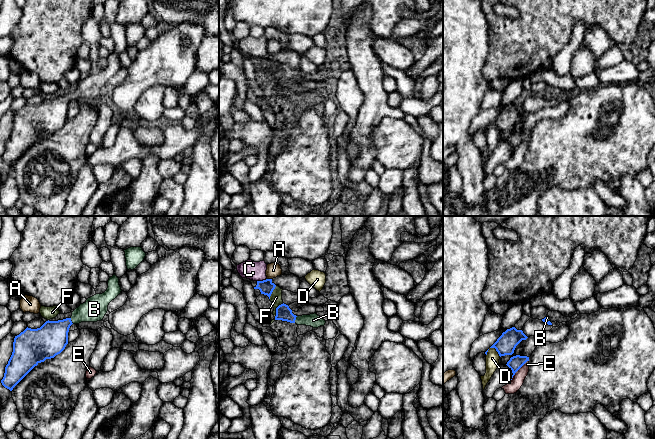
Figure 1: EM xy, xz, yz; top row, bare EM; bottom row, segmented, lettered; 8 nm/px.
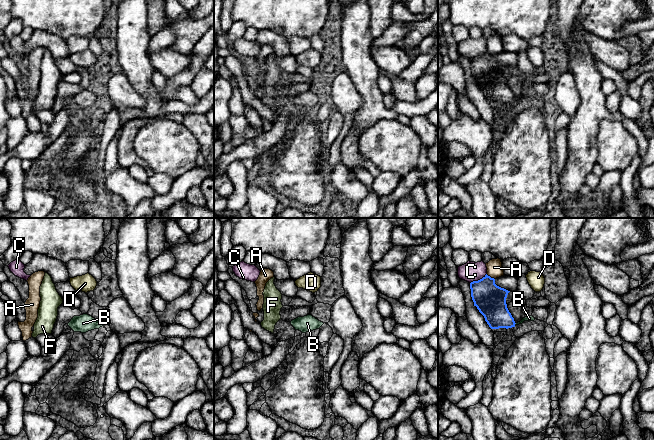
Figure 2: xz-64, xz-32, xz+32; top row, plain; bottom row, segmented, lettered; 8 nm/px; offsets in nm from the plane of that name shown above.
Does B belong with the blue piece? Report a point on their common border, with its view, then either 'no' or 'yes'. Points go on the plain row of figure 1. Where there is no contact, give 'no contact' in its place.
xz (295, 95) | yes

